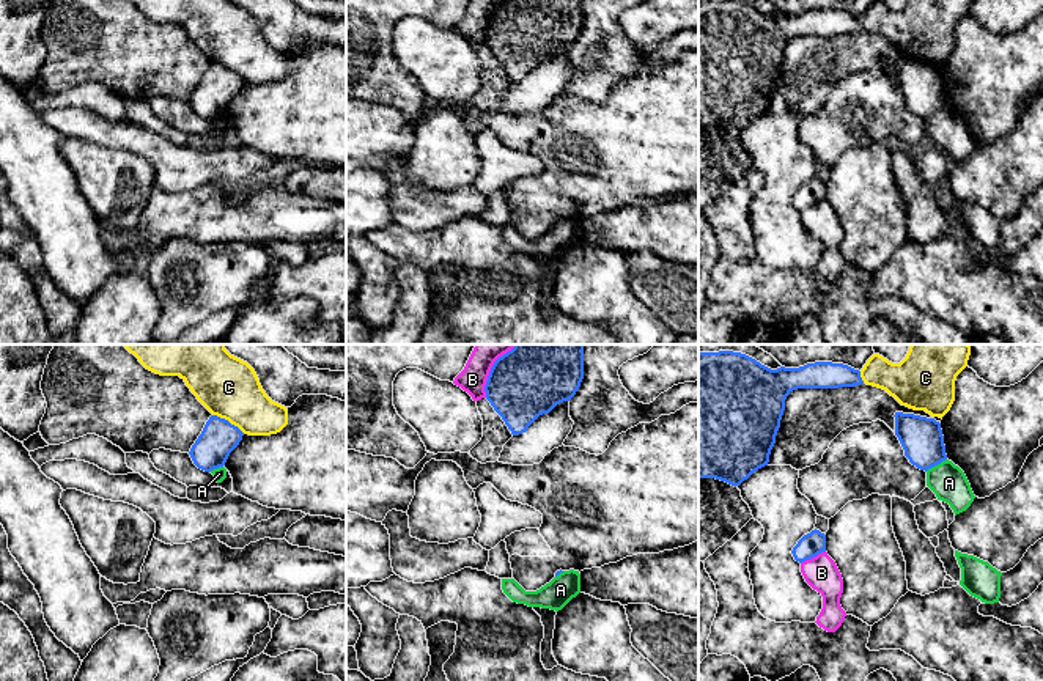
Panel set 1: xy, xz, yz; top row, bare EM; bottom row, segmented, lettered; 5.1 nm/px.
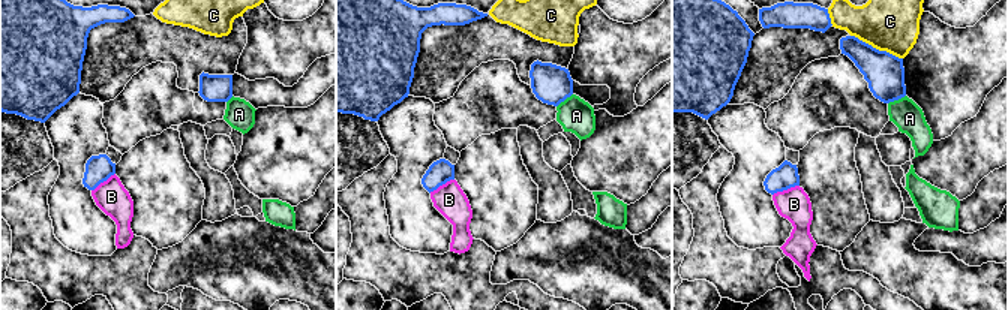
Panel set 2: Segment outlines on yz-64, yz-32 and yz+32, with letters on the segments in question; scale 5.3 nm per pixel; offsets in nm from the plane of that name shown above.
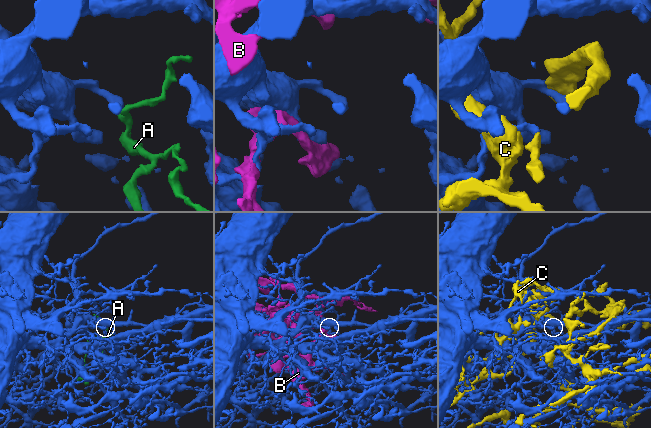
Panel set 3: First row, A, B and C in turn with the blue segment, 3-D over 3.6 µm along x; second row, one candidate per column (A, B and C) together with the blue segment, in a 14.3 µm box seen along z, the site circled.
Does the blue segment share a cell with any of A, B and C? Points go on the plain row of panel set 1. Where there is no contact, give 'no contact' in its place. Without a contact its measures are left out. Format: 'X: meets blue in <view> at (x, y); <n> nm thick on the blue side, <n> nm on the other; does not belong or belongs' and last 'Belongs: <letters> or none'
A: meets blue in yz at (935, 112); 220 nm thick on the blue side, 180 nm on the other; does not belong
B: meets blue in xz at (490, 21); 360 nm thick on the blue side, 140 nm on the other; does not belong
C: meets blue in xy at (227, 68); 190 nm thick on the blue side, 320 nm on the other; does not belong
Belongs: none

